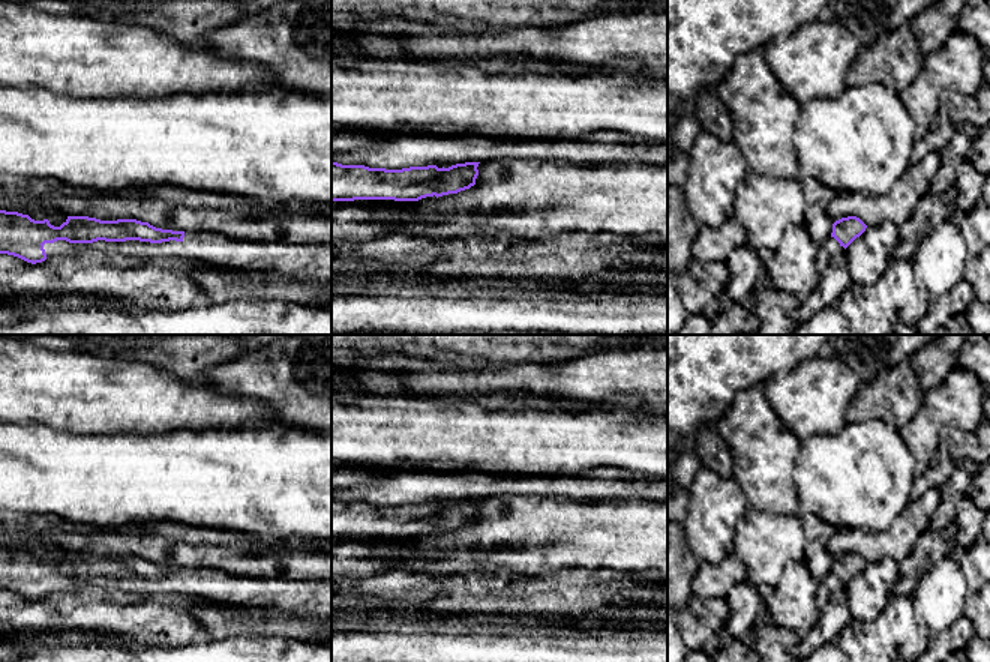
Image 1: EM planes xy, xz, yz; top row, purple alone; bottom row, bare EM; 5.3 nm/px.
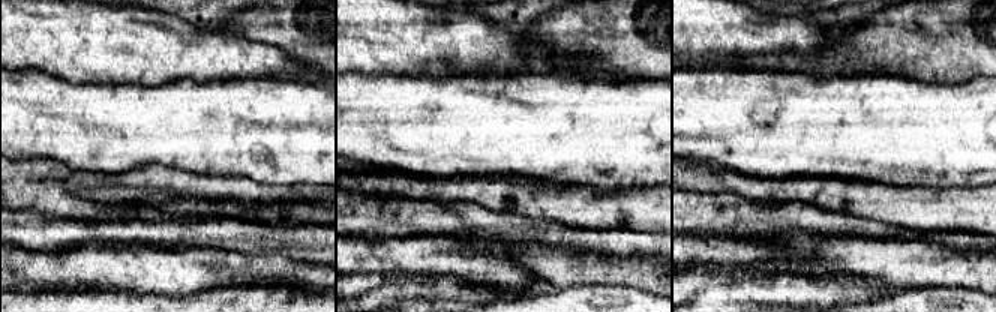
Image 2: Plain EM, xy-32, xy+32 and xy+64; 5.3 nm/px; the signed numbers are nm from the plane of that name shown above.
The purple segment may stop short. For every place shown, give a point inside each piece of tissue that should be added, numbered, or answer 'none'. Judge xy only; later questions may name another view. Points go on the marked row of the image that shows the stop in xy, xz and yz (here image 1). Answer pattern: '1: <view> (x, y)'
1: xy (294, 260)

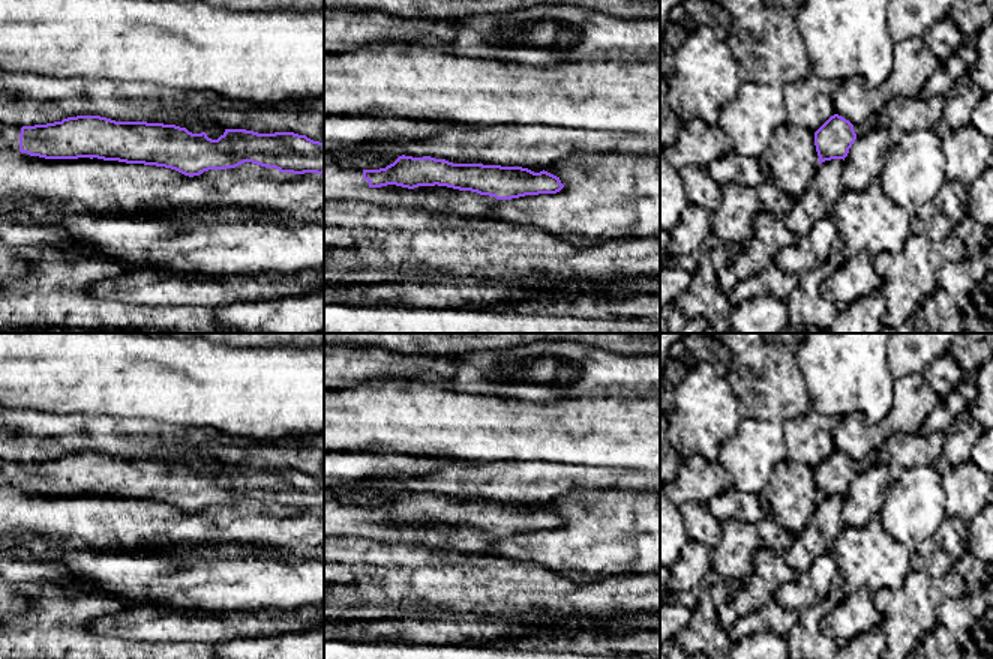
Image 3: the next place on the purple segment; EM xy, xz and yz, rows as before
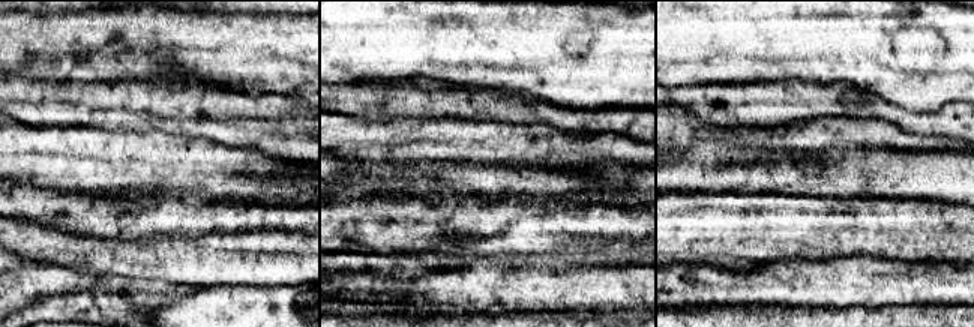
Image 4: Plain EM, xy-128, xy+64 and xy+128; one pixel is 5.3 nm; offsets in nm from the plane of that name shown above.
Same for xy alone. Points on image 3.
1: xy (9, 134)

